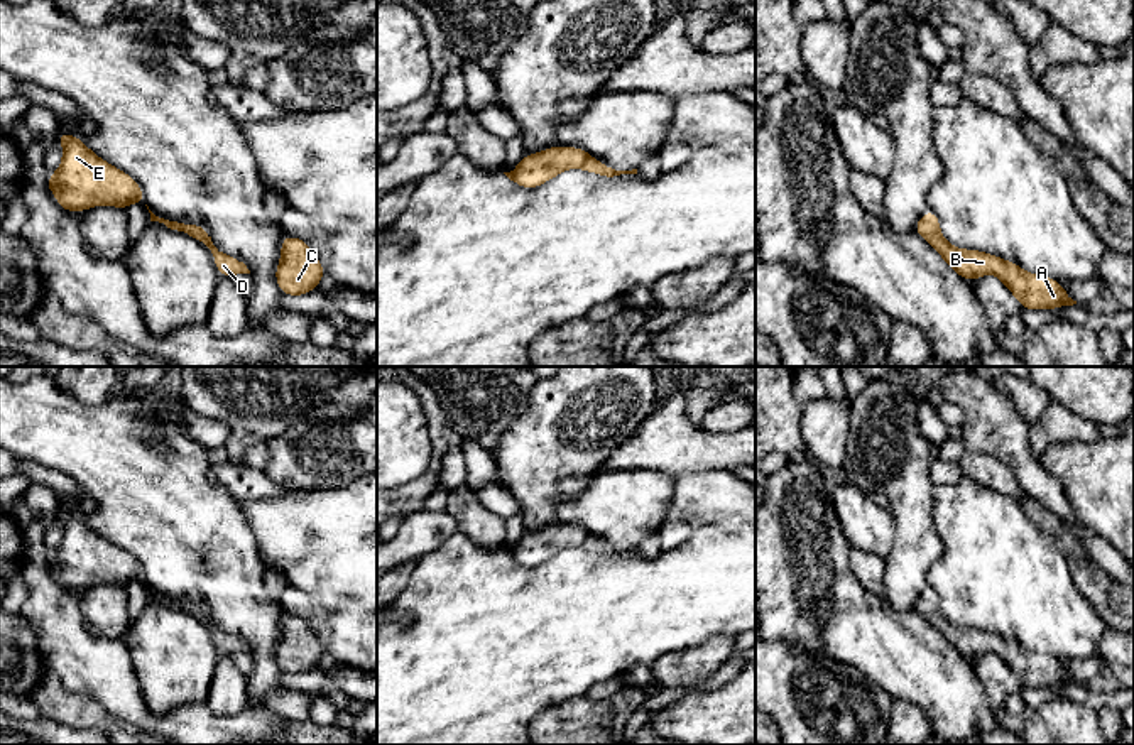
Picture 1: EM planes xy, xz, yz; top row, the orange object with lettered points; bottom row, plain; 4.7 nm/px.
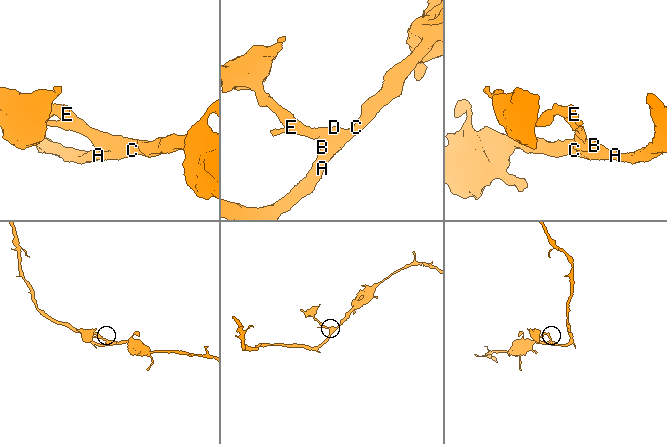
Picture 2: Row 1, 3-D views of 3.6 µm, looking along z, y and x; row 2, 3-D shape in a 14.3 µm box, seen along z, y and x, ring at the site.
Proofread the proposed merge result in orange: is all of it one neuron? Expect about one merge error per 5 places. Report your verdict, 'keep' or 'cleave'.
keep

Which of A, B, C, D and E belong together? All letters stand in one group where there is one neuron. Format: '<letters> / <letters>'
A B C D E

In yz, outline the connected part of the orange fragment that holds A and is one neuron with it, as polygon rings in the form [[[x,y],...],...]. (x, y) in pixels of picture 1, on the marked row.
[[[931,209],[921,216],[914,231],[965,280],[972,282],[985,274],[997,275],[1024,309],[1055,309],[1077,304],[1055,279],[1024,272],[1017,264],[997,255],[951,247],[941,237],[938,216]]]

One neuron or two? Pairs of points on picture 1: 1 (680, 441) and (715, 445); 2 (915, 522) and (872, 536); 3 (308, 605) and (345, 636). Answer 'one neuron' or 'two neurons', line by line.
1: one neuron
2: two neurons
3: one neuron

